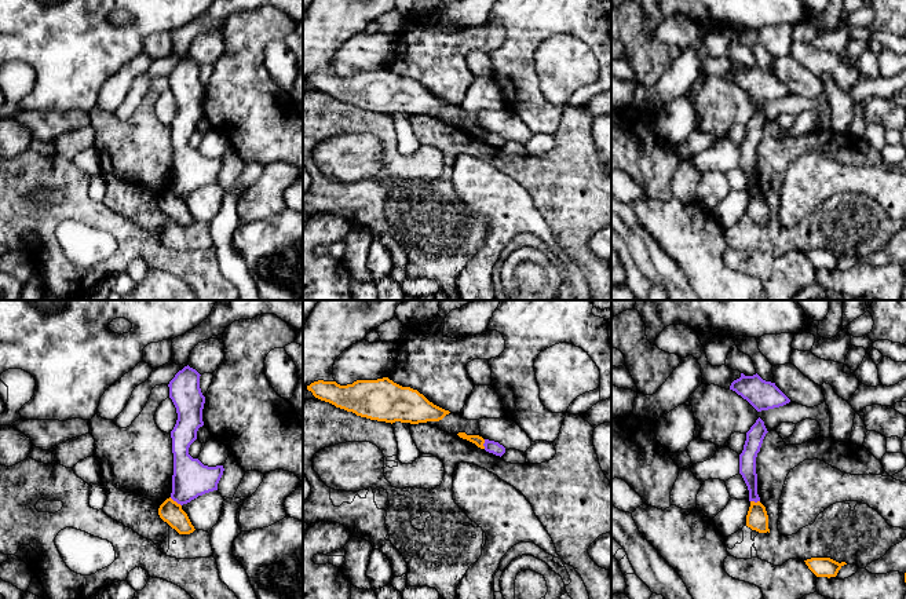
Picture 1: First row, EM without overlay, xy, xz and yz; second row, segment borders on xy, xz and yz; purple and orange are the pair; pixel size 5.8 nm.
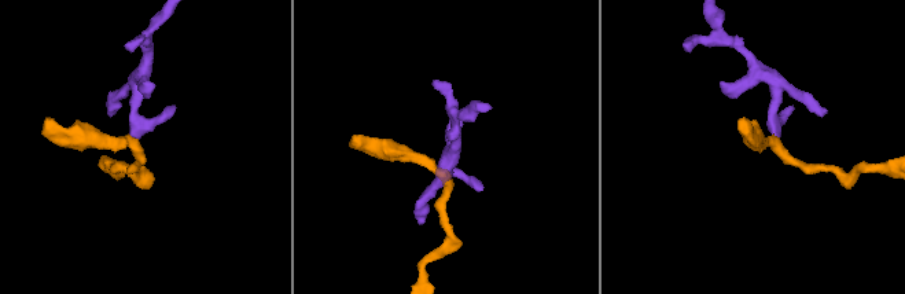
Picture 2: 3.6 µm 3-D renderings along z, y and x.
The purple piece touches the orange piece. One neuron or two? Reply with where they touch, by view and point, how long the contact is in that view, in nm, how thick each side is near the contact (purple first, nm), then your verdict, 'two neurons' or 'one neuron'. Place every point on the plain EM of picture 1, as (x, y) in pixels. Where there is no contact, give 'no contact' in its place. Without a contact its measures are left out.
xy (175, 192) | 90 nm | 220/140 nm | two neurons

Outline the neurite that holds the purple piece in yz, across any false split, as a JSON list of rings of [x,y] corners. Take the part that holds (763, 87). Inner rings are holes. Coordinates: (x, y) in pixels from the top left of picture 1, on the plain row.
[[[757,65],[734,72],[730,81],[746,91],[757,103],[783,98],[790,91],[775,77],[775,74],[763,72]]]

